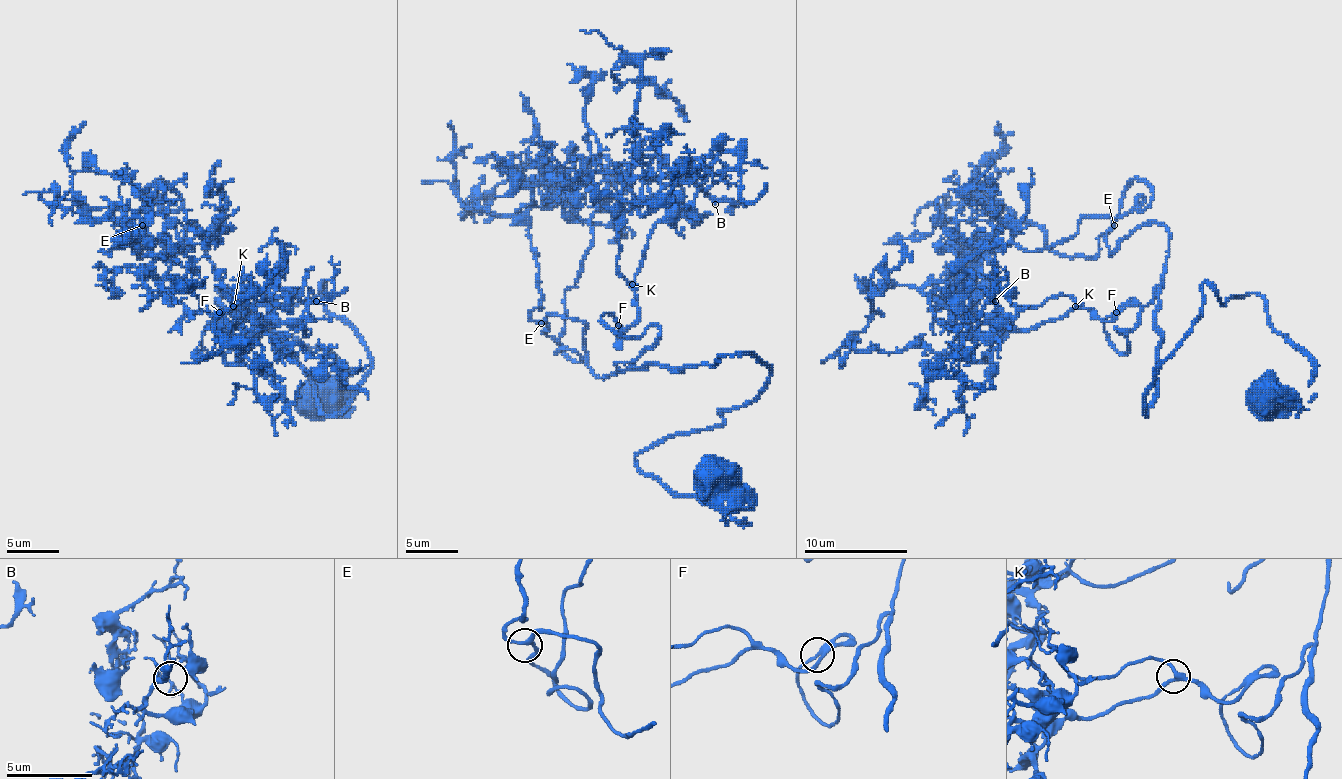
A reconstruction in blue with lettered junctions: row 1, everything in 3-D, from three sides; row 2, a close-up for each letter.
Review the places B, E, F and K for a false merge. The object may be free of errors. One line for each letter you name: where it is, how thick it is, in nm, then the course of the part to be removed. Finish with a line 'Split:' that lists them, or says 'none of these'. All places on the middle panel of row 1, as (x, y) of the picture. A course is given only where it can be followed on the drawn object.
Split: none of these

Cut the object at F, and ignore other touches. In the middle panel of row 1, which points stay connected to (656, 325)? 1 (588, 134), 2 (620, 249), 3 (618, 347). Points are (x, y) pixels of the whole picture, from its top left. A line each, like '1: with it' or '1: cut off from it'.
1: with it
2: cut off from it
3: cut off from it

